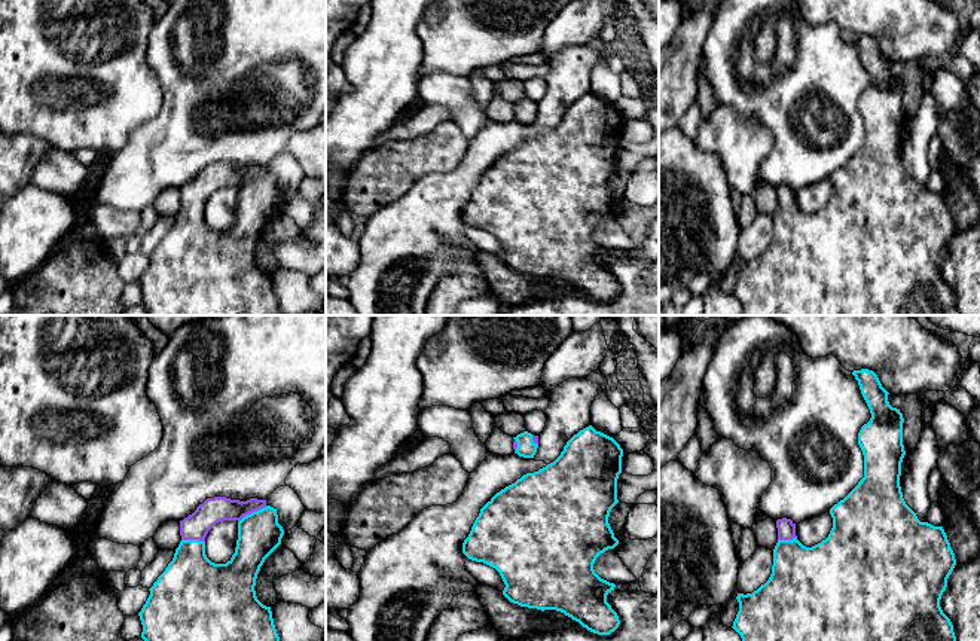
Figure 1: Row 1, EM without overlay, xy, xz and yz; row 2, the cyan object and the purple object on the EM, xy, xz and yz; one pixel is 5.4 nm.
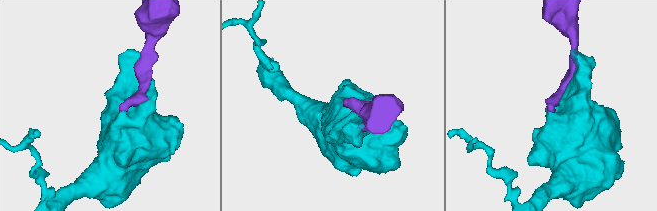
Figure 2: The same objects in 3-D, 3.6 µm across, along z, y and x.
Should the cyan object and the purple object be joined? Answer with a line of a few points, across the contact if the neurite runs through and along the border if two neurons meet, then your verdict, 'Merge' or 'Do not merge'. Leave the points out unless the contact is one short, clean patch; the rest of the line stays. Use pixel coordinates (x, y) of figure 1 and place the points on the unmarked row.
Merge

